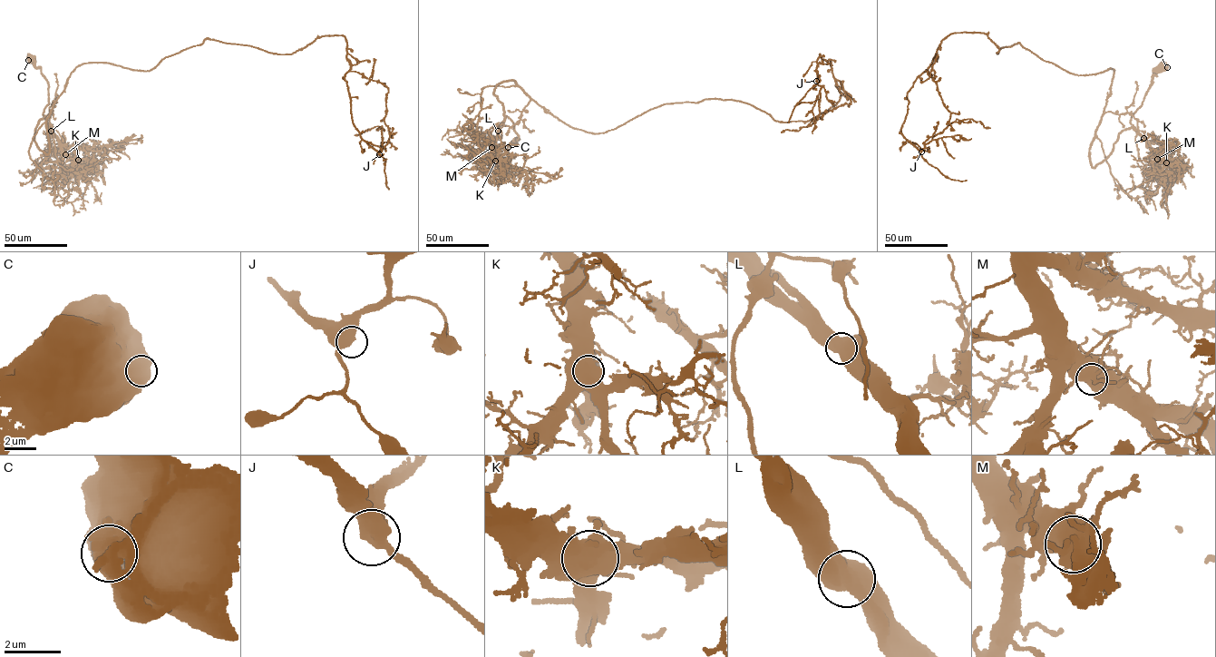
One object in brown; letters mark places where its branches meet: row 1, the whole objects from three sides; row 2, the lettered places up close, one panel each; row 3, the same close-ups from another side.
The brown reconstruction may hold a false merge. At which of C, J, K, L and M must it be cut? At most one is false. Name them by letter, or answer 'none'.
none

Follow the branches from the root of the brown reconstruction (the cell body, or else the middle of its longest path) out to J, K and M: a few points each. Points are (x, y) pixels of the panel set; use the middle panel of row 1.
J: (514, 145), (492, 93), (504, 81), (595, 133), (707, 99), (806, 121), (841, 94), (820, 53), (816, 81)
K: (514, 145), (513, 139), (518, 141), (519, 137), (513, 131), (512, 121), (506, 116), (492, 142), (495, 161)
M: (514, 145), (513, 139), (518, 141), (519, 137), (513, 131), (512, 121), (506, 116), (491, 147)

